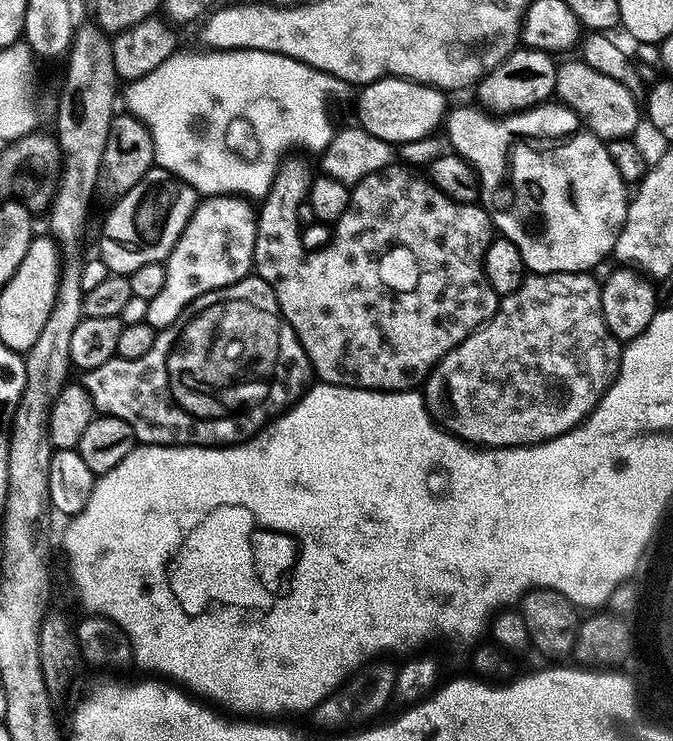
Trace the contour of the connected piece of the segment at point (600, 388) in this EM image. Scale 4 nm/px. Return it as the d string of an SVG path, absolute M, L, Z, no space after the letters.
M551 272L550 274L525 275L522 286L501 299L496 312L478 330L471 332L456 348L452 348L436 363L432 373L428 375L422 388L425 404L433 420L445 432L460 437L461 440L473 445L483 446L485 449L518 448L530 444L542 444L545 440L552 440L556 436L566 434L571 428L579 428L590 413L596 408L604 393L616 380L620 372L621 341L606 326L606 318L602 314L601 281L595 280L595 275L586 272Z

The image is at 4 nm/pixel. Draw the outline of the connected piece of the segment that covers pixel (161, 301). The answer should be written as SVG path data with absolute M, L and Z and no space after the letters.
M239 194L230 196L204 196L197 203L194 214L186 222L178 242L163 261L162 290L148 301L145 324L154 329L174 323L178 314L202 294L238 282L253 271L254 242L256 241L256 214L247 199Z

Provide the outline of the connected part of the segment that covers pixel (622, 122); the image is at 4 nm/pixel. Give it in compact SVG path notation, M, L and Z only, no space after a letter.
M580 58L568 60L557 67L554 96L564 107L575 112L583 127L605 142L631 137L642 119L641 107L639 110L636 106L637 97L632 96L621 82L592 69Z

